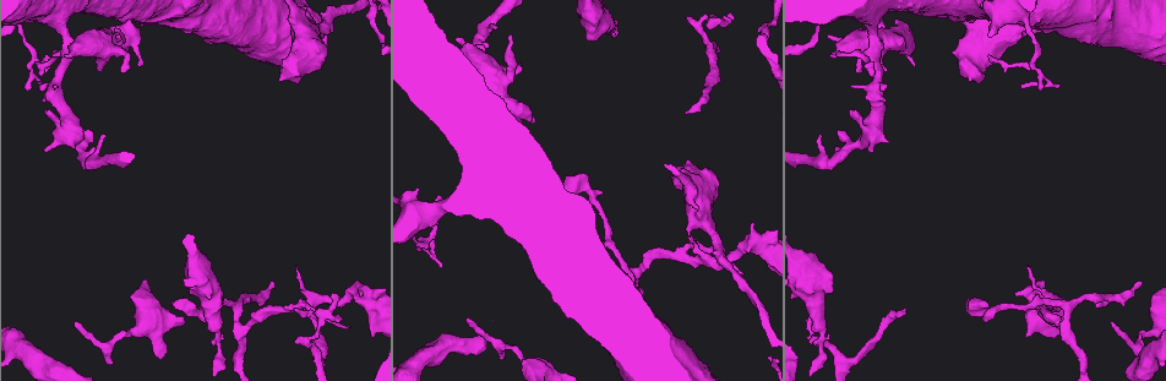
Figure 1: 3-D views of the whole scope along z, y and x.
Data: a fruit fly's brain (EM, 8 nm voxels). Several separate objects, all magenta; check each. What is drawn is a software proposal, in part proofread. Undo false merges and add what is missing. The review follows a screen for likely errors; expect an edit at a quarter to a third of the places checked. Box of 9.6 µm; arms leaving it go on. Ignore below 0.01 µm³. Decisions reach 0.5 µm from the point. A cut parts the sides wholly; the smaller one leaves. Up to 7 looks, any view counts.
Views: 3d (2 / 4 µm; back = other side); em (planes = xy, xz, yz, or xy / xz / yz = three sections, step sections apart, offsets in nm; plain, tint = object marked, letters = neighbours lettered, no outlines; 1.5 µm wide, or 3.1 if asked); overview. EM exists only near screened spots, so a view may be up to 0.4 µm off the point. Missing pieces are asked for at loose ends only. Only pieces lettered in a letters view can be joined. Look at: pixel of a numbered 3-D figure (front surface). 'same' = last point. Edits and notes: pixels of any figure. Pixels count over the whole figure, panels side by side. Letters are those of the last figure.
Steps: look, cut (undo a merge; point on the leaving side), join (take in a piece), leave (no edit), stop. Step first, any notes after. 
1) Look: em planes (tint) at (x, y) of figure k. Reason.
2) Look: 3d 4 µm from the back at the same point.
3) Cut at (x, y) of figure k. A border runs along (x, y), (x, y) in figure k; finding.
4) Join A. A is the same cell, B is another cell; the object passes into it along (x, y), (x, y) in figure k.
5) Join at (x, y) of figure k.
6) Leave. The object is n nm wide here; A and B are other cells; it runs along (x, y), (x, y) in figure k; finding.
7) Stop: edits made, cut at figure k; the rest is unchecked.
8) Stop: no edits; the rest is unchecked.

Look: em xz step 4 (letters) at (733, 15) of figure 1. An open end.

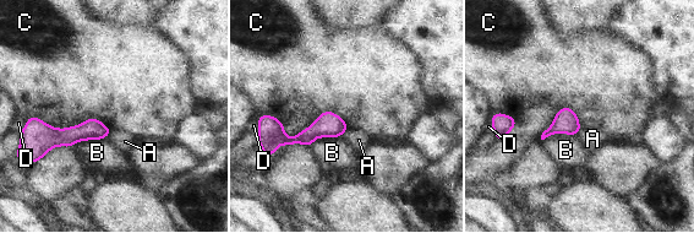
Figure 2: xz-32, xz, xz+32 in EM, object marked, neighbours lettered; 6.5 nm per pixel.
Look: em planes (letters) at the same point.

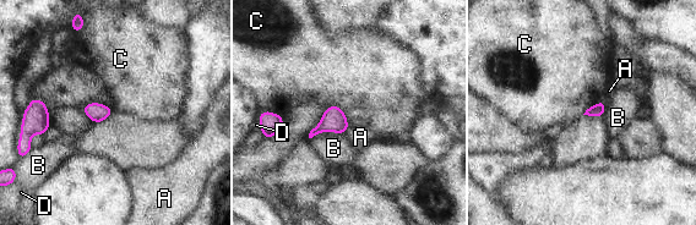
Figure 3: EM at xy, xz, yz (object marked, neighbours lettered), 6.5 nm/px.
Leave. A, B, C and D are other cells; a border runs along (81, 108), (102, 103), (114, 111) in figure 3; no lettered piece goes on from it.

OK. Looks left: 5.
Look: 3d 4 µm at (987, 308) of figure 1. Long arm stops here.

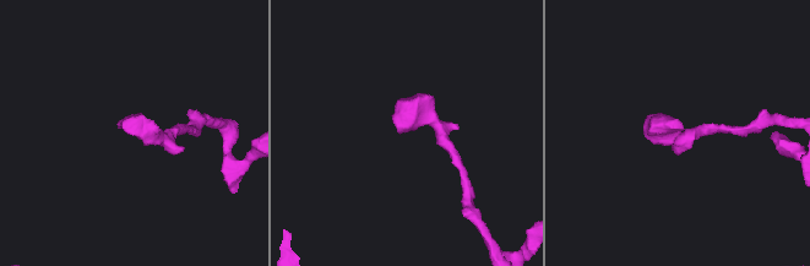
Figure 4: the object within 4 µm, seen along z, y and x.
Look: em planes (letters) at (681, 128) of figure 4. Shape alone is not enough.

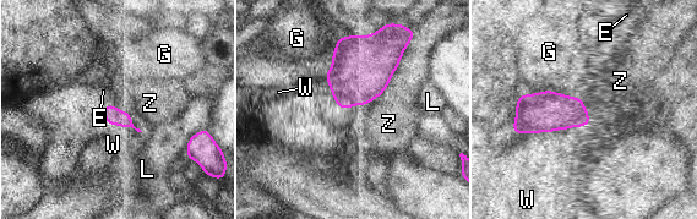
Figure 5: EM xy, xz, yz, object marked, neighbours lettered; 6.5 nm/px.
Leave. E, G, L, W and Z are other cells; a border runs along (408, 43), (377, 97), (341, 109) in figure 5; no lettered piece goes on from it.

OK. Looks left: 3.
Look: em xy step 4 (plain) at (533, 119) of figure 1. An open end.

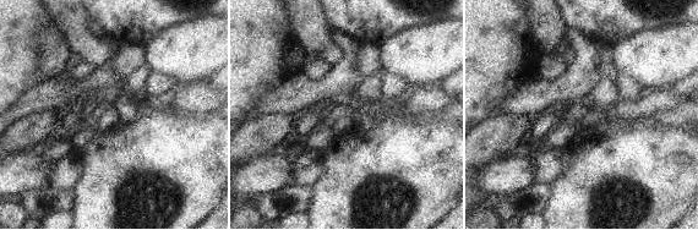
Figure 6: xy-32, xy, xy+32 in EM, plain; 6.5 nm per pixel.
Look: em xy step 4 (letters) at the same point. What lies round it.

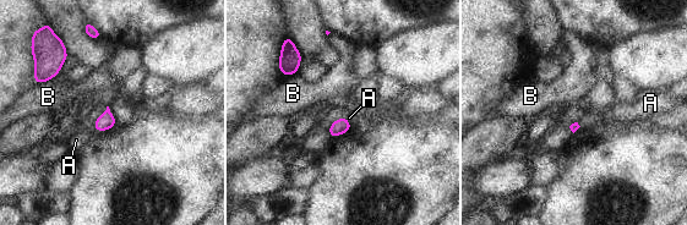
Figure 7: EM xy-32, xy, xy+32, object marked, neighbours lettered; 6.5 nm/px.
Leave. A and B are other cells; a border runs along (327, 130), (332, 137) in figure 7; none of them fits.

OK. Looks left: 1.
Stop: no edits; the rest is unchecked.

